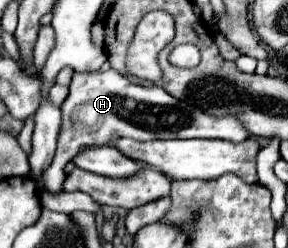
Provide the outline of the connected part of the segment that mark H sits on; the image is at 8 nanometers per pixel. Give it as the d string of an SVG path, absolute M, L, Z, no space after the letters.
M109 69L105 73L73 73L73 81L69 85L69 95L61 105L61 131L57 139L57 153L49 169L43 173L45 189L51 195L59 195L63 191L65 173L63 167L77 155L77 151L85 147L109 145L119 137L131 137L135 141L151 141L151 139L225 139L231 143L241 143L249 135L245 135L241 123L233 119L233 115L225 115L221 119L205 115L197 111L197 107L187 107L189 103L181 103L165 93L161 87L143 87L133 85L125 75Z

